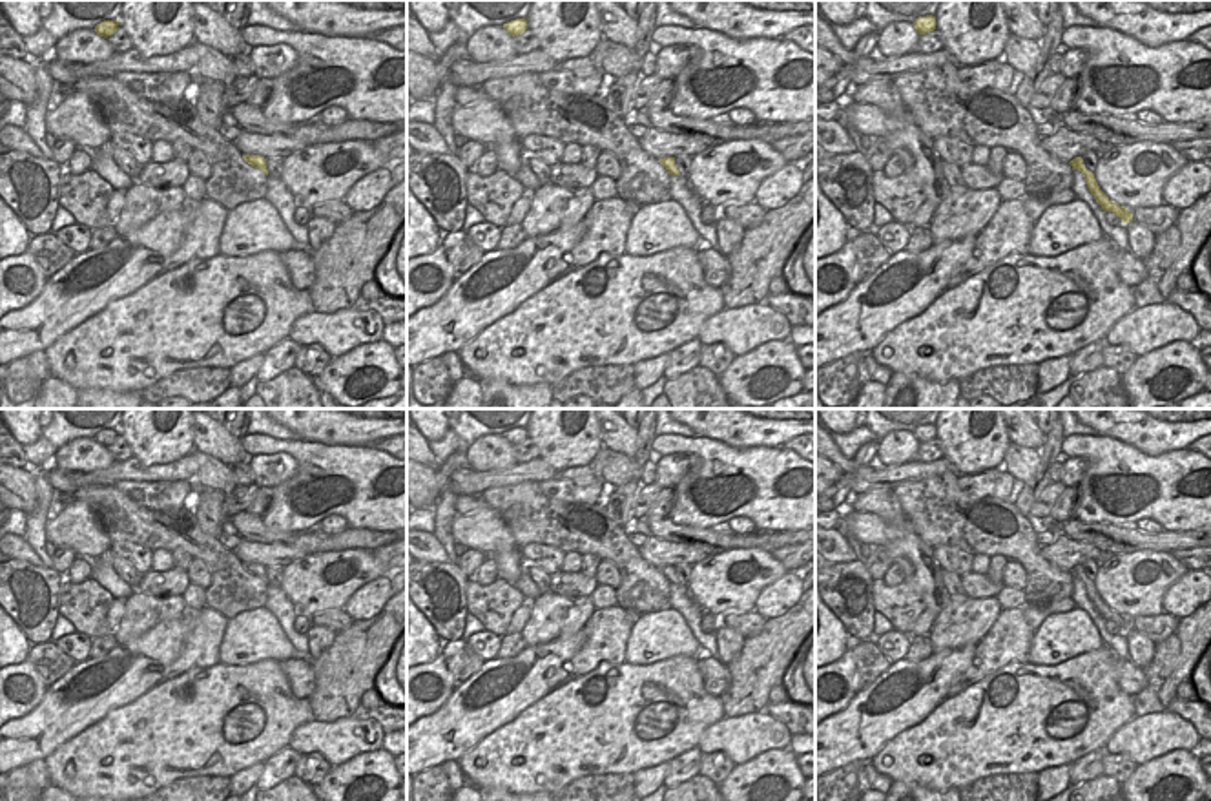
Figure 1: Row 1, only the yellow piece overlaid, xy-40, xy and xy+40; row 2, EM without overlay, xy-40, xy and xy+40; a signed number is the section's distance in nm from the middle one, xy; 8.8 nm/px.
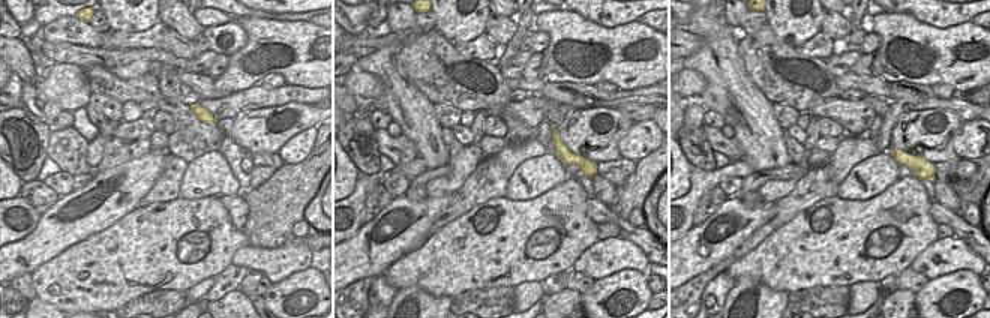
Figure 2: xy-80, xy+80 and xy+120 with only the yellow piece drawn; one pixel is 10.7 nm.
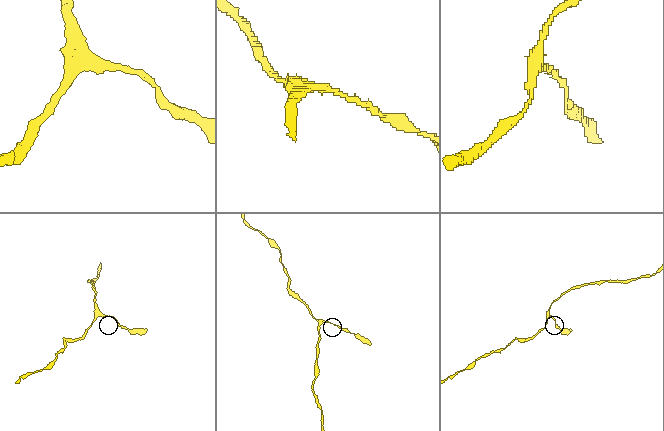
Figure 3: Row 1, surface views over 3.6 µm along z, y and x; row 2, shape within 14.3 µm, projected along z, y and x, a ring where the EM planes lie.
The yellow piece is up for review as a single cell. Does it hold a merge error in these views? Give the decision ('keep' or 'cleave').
keep

